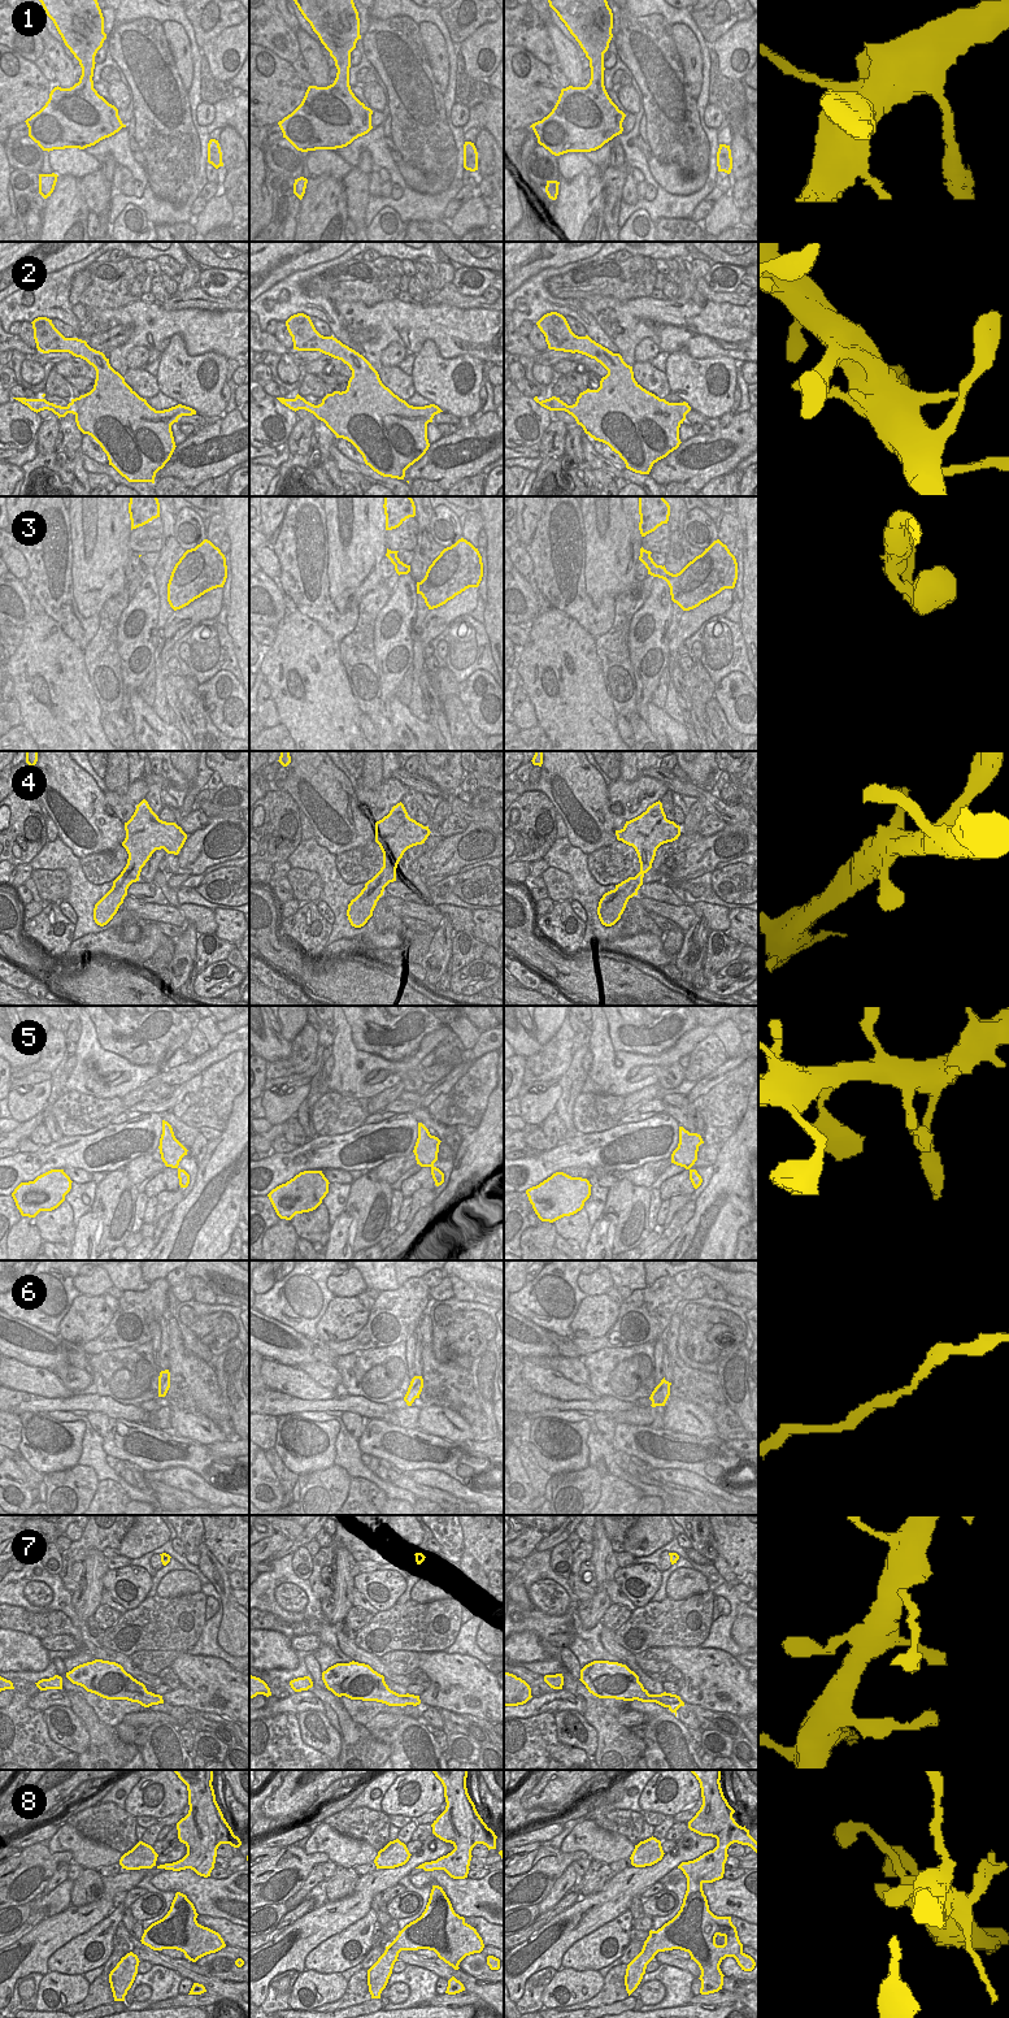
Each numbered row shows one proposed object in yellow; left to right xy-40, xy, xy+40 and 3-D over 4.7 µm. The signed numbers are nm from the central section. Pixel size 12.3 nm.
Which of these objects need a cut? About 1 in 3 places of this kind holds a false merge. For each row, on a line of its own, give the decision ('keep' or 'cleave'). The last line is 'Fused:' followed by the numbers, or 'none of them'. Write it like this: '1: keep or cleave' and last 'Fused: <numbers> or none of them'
1: keep
2: keep
3: cleave
4: keep
5: keep
6: keep
7: keep
8: keep
Fused: 3

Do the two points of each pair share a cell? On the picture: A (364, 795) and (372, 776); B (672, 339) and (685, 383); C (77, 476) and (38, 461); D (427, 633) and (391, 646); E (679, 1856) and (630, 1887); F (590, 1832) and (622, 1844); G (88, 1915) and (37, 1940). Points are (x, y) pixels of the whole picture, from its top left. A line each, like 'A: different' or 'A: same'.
A: different
B: different
C: same
D: different
E: same
F: same
G: same

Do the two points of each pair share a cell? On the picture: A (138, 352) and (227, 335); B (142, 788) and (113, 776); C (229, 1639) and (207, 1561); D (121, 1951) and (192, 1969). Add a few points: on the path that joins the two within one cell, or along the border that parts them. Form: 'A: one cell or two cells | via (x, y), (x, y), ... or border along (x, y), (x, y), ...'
A: two cells | border along (149, 348), (134, 347), (126, 356), (126, 367)
B: two cells | border along (129, 784), (124, 794), (117, 794), (108, 789)
C: one cell | via (229, 1619), (225, 1588), (220, 1580)
D: two cells | border along (114, 1935), (126, 1943), (129, 1952)

